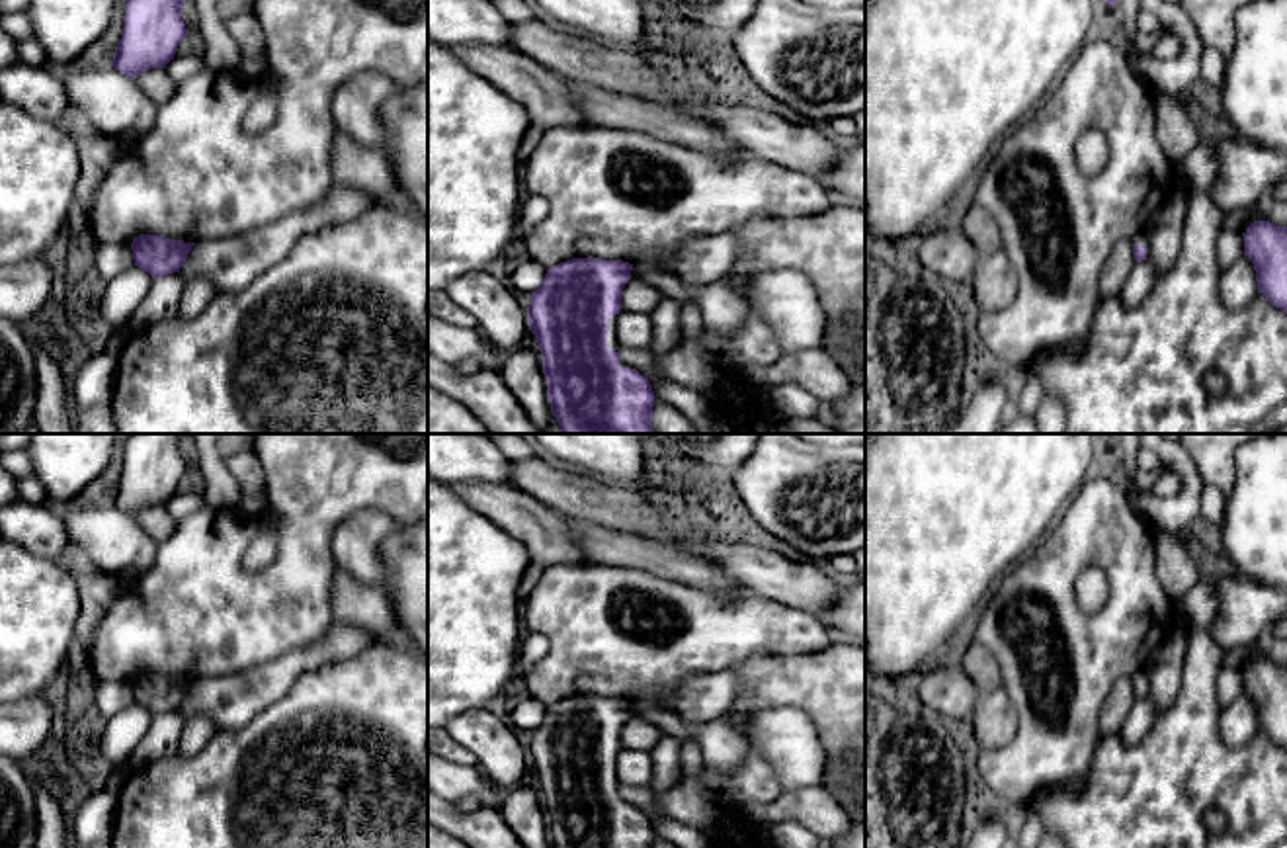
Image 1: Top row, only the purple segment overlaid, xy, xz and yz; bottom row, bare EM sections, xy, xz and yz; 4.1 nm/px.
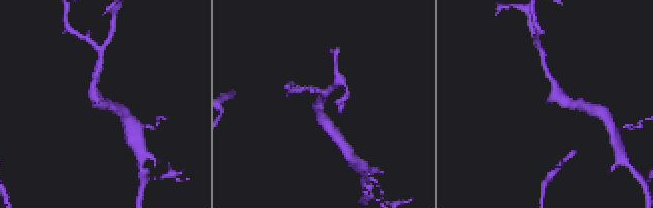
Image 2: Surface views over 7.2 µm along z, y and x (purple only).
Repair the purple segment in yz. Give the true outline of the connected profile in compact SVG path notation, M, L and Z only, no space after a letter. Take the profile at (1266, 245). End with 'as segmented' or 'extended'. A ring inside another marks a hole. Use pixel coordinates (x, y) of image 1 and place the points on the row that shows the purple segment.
M1254 221L1242 236L1244 256L1256 270L1258 293L1287 315L1287 227Z; as segmented

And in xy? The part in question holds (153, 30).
M127 0L111 66L133 80L150 68L166 68L187 35L182 20L184 2Z; as segmented

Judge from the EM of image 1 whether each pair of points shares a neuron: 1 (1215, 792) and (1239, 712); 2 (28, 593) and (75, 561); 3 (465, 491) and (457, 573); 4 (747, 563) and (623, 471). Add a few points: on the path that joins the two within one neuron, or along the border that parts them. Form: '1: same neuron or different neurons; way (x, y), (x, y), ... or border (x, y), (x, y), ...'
1: different neurons; border (1219, 712), (1225, 743), (1241, 747), (1258, 731)
2: different neurons; border (61, 563), (77, 587), (81, 612)
3: different neurons; border (448, 485), (500, 528)
4: different neurons; border (588, 473), (610, 483), (633, 487)

